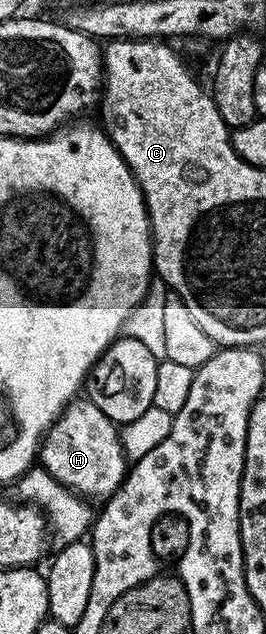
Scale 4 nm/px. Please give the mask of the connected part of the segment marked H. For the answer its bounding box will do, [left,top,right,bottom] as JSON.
[38,396,130,500]

